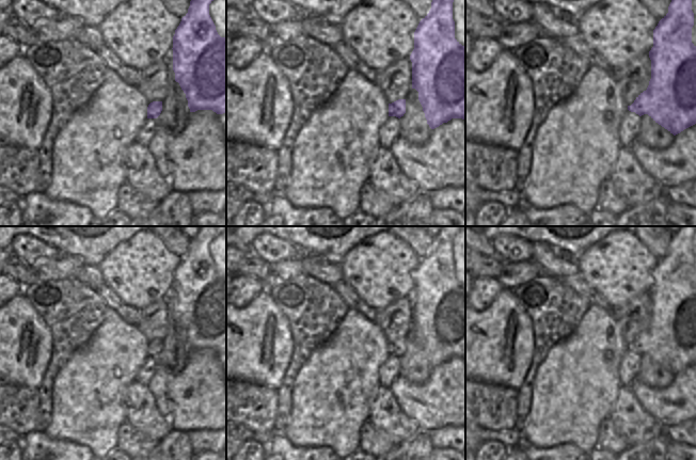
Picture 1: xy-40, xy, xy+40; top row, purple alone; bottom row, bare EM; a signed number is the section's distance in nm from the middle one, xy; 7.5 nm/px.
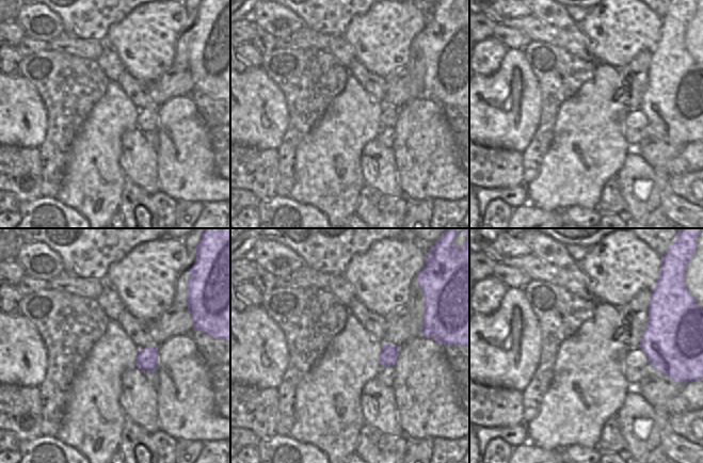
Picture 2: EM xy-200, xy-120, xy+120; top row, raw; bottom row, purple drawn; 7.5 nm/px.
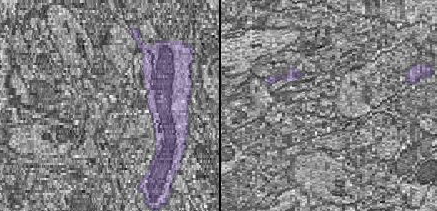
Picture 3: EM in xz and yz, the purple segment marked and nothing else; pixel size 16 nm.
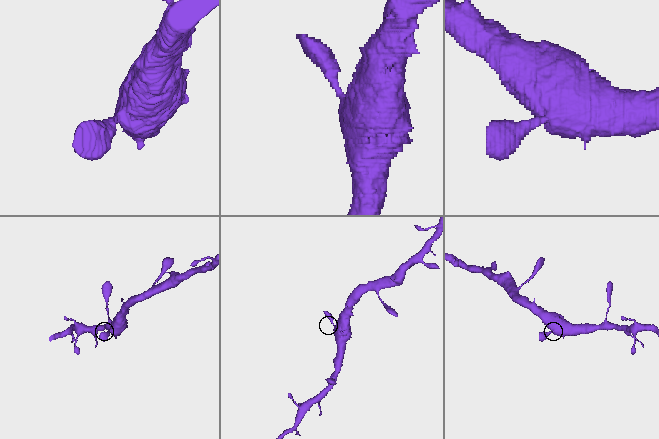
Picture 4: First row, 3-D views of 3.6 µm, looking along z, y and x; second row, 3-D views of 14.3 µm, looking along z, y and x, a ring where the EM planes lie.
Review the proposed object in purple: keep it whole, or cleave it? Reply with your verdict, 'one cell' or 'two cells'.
one cell

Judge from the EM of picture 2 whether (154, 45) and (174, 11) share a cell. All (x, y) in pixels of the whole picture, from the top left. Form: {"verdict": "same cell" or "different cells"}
{"verdict": "same cell"}

